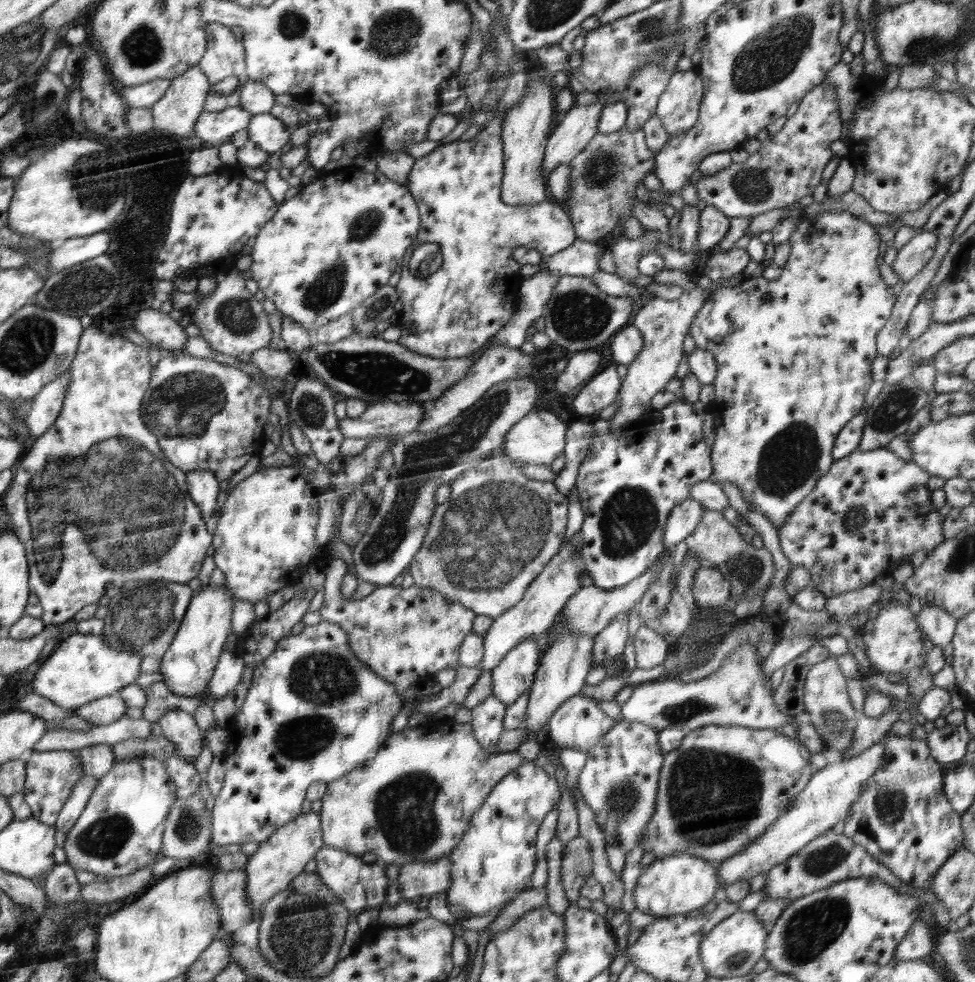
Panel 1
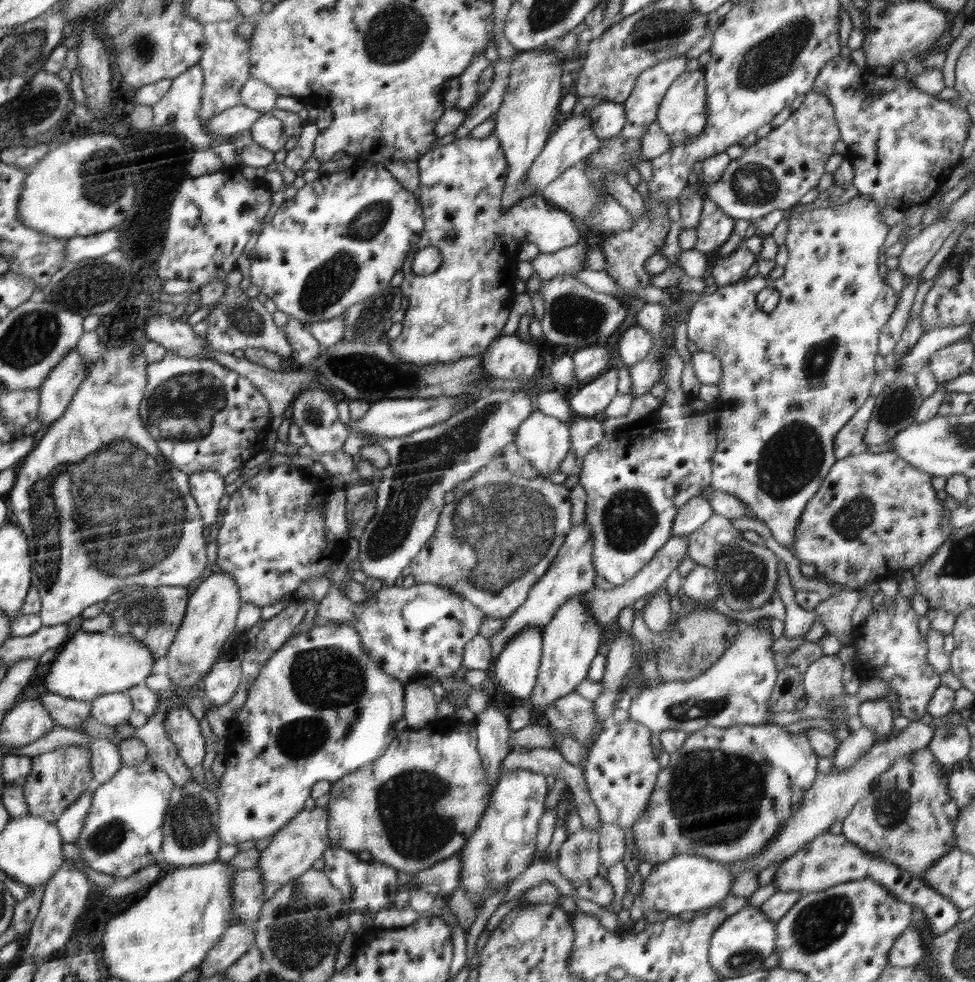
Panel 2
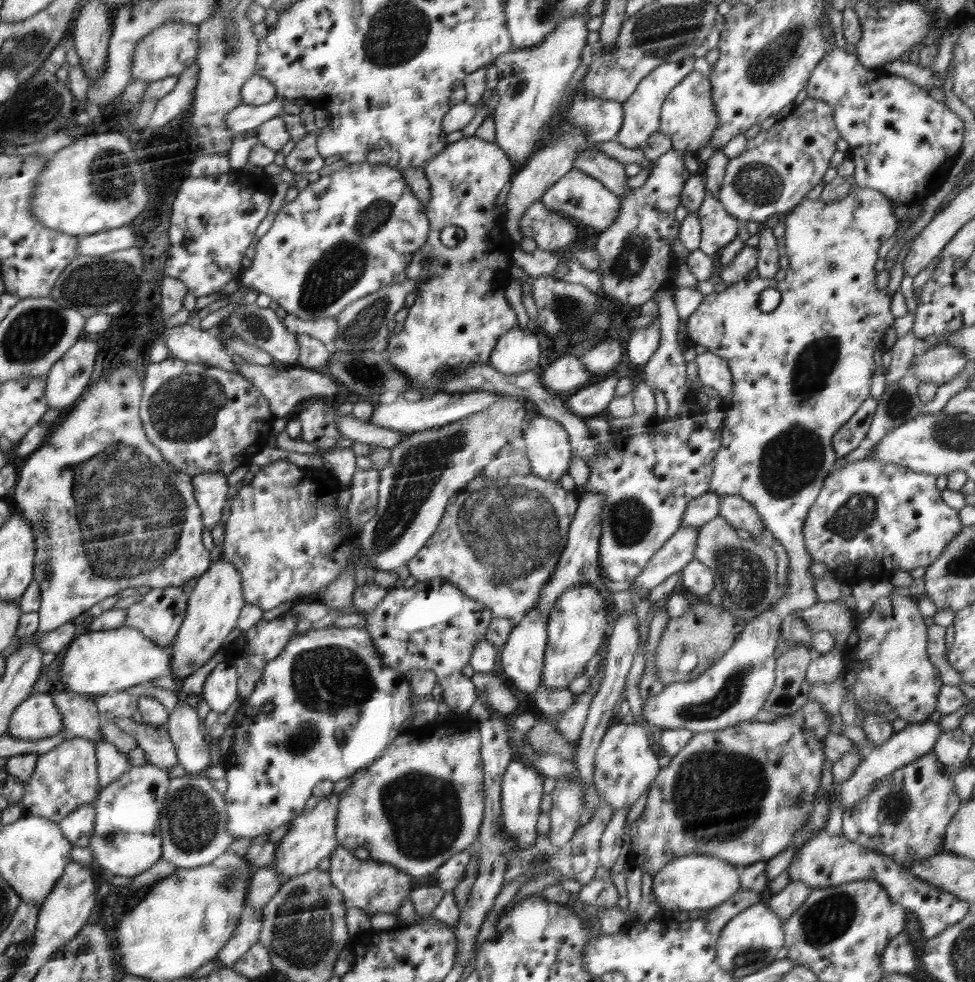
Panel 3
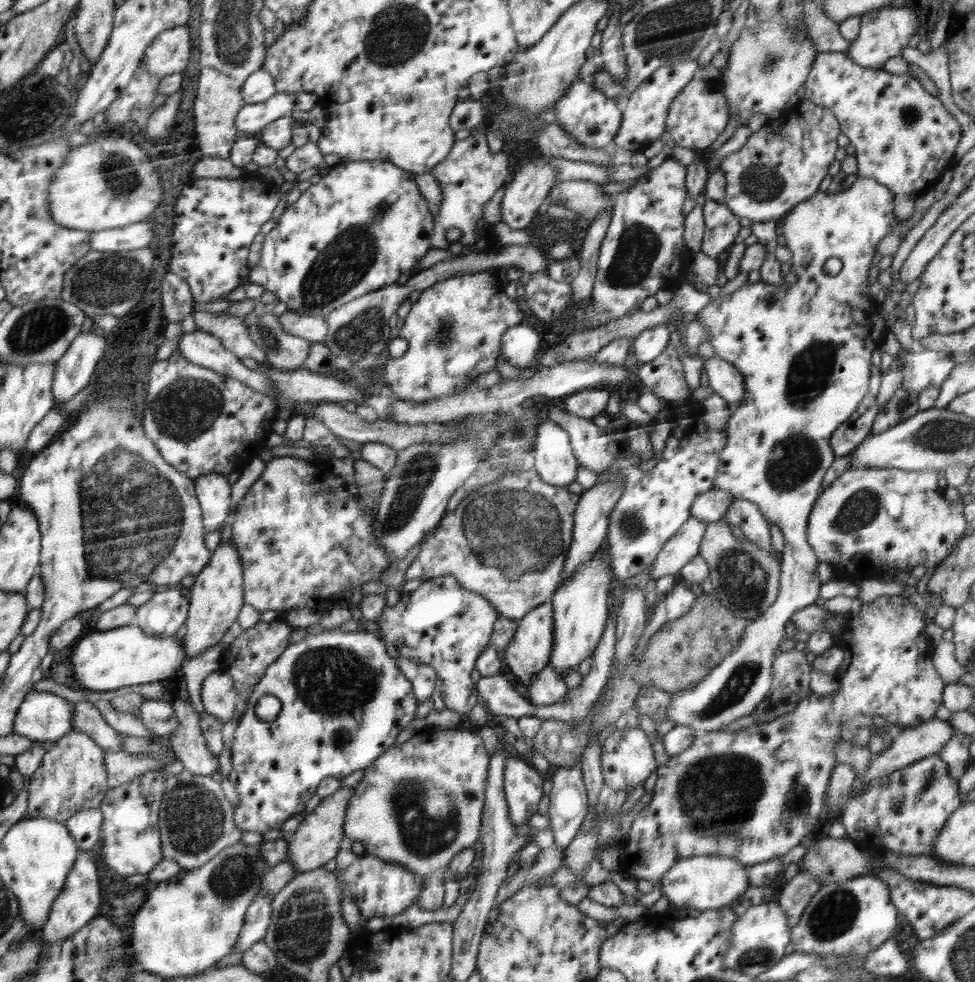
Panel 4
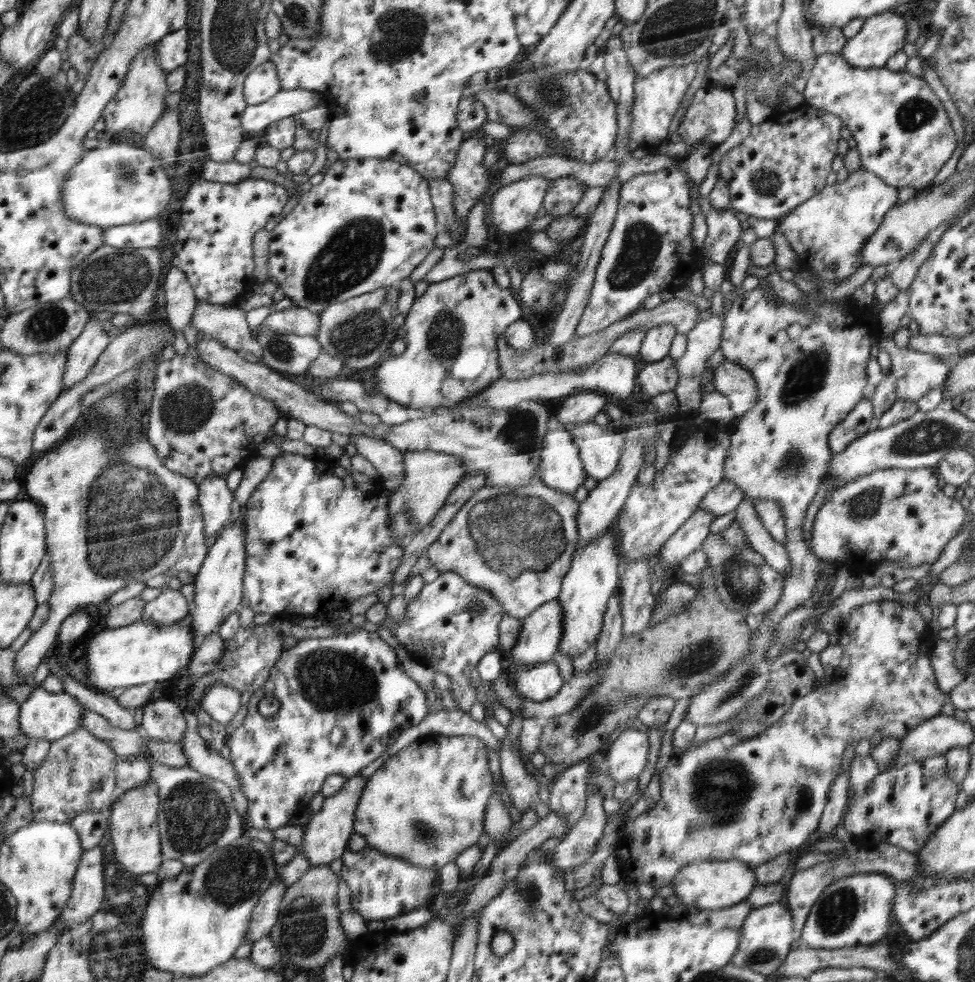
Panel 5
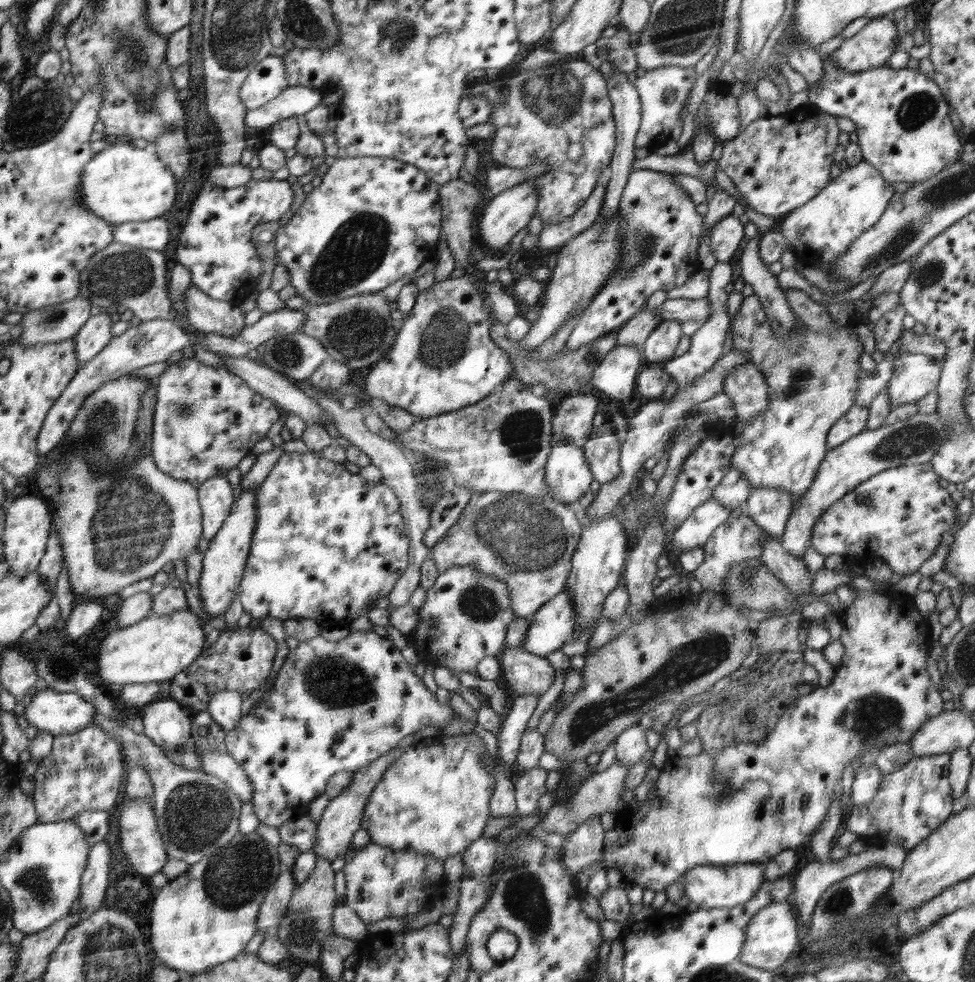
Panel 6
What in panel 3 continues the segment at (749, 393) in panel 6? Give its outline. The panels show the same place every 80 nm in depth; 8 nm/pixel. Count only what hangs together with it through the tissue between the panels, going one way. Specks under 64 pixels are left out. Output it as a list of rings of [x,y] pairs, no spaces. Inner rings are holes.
[[[708,351],[697,355],[694,361],[703,386],[714,388],[720,397],[729,397],[733,392],[733,378],[728,362]]]

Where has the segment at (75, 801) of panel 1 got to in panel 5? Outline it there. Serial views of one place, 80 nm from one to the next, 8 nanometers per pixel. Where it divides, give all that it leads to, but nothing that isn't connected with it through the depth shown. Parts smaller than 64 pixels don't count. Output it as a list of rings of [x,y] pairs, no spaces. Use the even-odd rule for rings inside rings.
[[[110,809],[99,811],[86,811],[77,814],[69,823],[76,827],[80,833],[82,845],[85,850],[90,850],[98,846],[104,832],[109,827],[108,819],[110,818]]]

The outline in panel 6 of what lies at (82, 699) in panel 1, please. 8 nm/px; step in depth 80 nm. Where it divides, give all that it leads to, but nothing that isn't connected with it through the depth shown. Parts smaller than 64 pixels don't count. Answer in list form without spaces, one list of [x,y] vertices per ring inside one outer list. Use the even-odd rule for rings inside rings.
[[[190,610],[156,614],[106,634],[97,654],[98,674],[108,684],[157,682],[176,677],[204,652],[208,628]]]

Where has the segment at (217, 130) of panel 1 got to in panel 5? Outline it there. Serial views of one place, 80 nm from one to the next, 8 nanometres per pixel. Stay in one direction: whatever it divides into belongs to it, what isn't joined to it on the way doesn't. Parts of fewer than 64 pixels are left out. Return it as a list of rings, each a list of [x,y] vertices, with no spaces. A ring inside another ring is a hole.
[[[281,90],[266,102],[248,106],[241,125],[249,135],[262,133],[274,121],[314,108],[321,98],[320,94],[308,90]]]

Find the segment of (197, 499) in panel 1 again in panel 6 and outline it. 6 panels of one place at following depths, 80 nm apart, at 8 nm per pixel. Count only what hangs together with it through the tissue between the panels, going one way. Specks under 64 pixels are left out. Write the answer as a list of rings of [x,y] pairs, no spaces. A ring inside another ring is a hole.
[[[217,476],[197,488],[197,495],[204,514],[205,537],[212,540],[230,516],[234,492],[226,477]]]

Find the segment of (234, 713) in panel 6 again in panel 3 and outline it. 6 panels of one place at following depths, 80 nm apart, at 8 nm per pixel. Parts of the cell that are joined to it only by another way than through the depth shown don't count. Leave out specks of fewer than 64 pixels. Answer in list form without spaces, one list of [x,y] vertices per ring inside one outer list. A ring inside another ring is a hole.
[[[218,663],[206,677],[200,698],[210,706],[211,711],[226,712],[238,696],[237,666]]]

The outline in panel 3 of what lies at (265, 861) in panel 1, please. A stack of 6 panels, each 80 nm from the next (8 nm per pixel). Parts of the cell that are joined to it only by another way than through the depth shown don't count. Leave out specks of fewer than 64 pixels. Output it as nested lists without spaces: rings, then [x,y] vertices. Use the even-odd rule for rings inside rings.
[[[330,794],[328,797],[319,798],[318,804],[312,810],[294,818],[294,822],[290,823],[290,829],[279,840],[274,860],[270,864],[277,870],[280,884],[316,869],[320,860],[334,854],[339,845],[336,837],[339,810],[340,794]]]

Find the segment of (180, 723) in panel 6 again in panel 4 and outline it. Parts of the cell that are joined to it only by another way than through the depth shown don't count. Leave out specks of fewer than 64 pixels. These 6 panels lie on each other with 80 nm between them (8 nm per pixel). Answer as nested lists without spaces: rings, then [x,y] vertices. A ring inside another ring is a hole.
[[[146,698],[146,702],[139,709],[145,727],[155,735],[169,736],[177,727],[177,718],[174,716],[174,707],[170,702],[161,702]]]

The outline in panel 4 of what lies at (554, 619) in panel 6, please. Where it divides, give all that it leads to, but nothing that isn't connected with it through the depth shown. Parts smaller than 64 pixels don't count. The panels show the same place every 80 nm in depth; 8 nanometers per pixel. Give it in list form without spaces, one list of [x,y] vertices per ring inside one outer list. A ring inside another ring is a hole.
[[[550,600],[531,610],[518,620],[517,629],[505,649],[506,664],[514,676],[518,676],[524,686],[530,686],[535,674],[549,664],[549,654],[553,645],[553,606]]]

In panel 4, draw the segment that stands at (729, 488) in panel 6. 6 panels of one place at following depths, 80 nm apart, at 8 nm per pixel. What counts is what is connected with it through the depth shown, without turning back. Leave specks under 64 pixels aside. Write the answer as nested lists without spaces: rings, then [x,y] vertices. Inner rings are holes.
[[[711,489],[694,500],[691,516],[708,523],[720,521],[730,508],[732,500],[734,495],[724,490]]]

